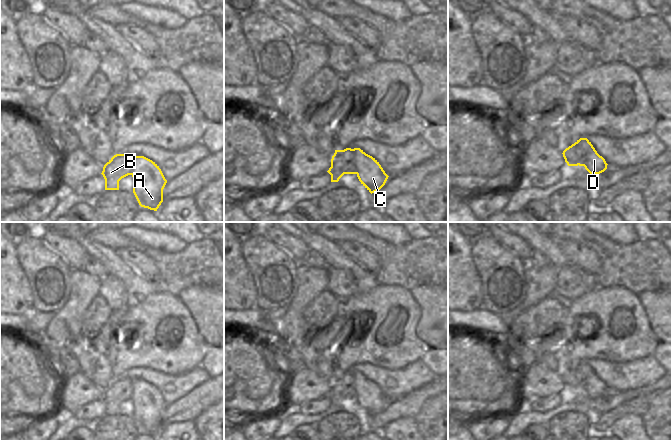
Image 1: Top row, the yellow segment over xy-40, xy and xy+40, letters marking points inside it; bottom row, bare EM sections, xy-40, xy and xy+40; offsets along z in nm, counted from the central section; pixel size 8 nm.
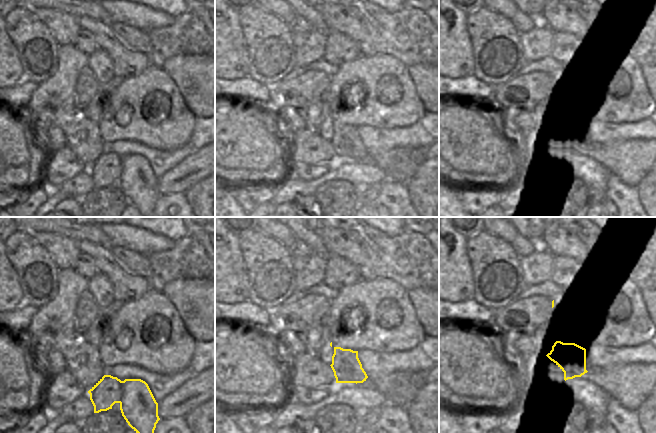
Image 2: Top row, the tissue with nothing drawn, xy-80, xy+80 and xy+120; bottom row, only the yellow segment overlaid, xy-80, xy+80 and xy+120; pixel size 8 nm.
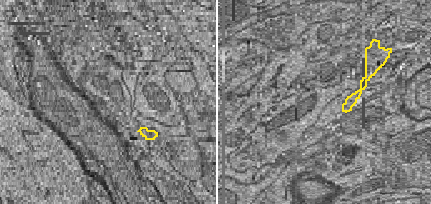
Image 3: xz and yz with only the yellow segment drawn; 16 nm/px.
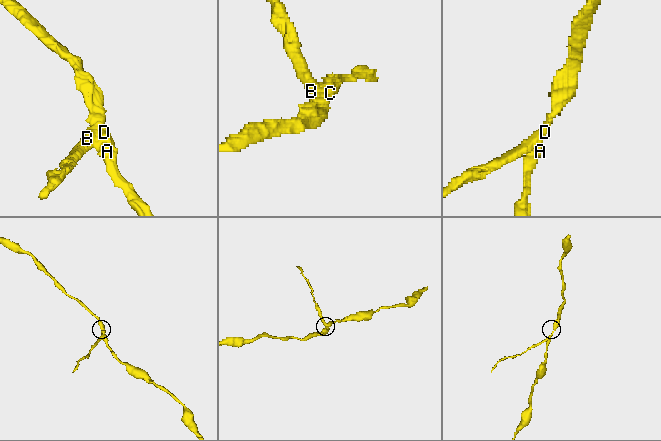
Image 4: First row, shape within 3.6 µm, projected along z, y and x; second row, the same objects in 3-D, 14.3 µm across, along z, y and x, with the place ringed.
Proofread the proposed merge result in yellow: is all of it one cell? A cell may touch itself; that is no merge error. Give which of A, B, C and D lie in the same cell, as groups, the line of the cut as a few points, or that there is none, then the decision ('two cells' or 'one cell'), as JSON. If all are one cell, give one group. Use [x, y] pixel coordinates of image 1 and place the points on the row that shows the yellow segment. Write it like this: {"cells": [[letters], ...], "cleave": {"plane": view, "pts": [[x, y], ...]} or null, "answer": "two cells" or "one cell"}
{"cells": [["A", "C", "D"], ["B"]], "cleave": {"plane": "xy", "pts": [[352, 149], [356, 173]]}, "answer": "two cells"}

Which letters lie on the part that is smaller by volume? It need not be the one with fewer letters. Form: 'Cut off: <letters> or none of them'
Cut off: B

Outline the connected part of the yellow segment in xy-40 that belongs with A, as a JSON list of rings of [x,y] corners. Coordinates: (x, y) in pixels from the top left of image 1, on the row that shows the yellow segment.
[[[133,156],[133,193],[141,207],[157,211],[167,183],[161,169],[144,156]]]

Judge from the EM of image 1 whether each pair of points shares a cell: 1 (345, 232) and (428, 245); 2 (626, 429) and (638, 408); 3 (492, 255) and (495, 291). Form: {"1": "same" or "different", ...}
{"1": "same", "2": "different", "3": "same"}

